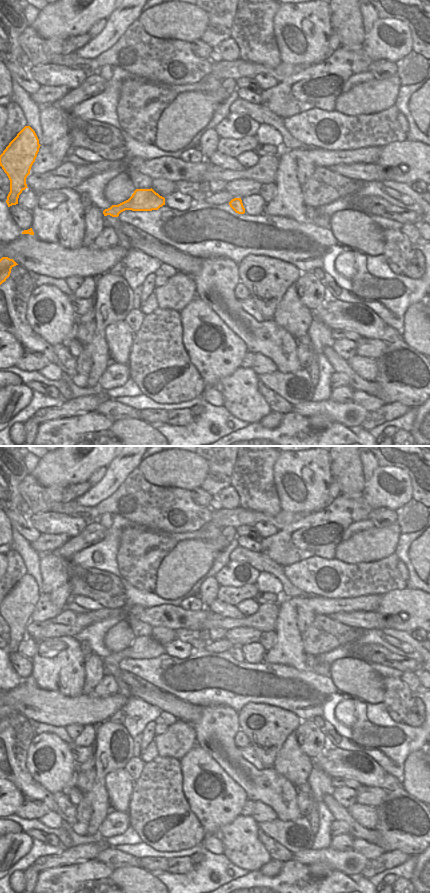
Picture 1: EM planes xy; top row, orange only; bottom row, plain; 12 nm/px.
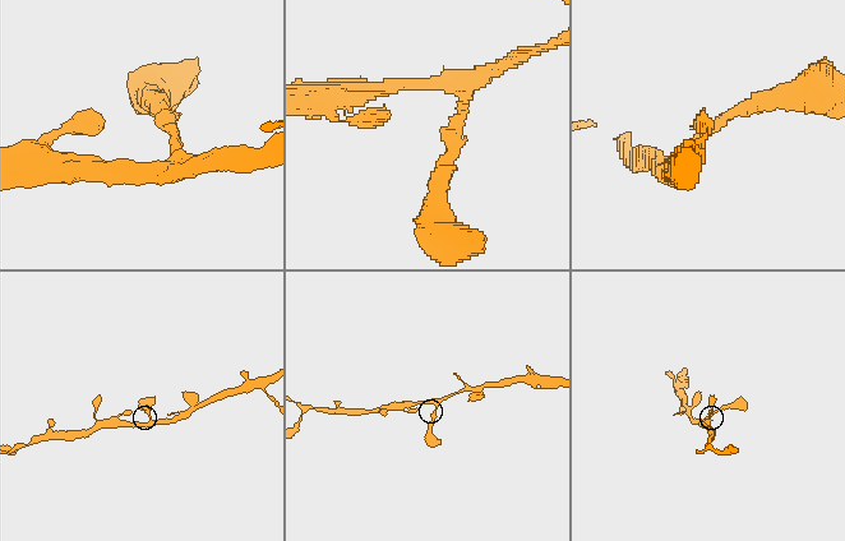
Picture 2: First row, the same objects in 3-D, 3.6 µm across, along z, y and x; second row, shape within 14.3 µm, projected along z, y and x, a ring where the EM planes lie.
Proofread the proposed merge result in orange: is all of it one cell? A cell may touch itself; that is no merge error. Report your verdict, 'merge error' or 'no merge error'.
no merge error

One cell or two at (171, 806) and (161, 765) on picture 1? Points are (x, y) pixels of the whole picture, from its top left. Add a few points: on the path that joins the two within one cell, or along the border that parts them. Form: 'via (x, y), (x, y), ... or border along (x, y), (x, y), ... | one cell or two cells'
via (161, 796), (161, 775) | one cell

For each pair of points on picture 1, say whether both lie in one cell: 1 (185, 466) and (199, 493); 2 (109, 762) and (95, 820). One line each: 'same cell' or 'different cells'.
1: different cells
2: same cell

